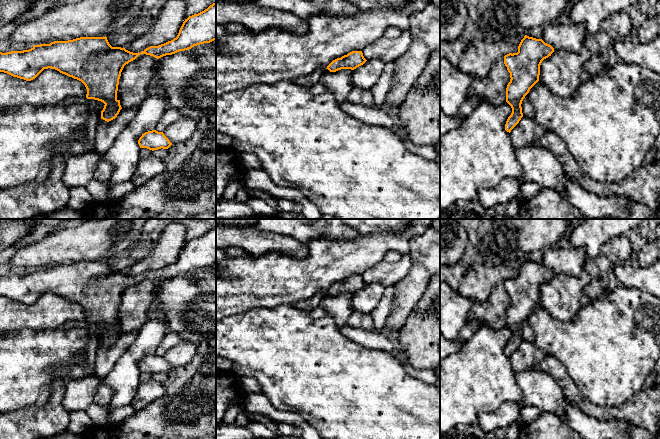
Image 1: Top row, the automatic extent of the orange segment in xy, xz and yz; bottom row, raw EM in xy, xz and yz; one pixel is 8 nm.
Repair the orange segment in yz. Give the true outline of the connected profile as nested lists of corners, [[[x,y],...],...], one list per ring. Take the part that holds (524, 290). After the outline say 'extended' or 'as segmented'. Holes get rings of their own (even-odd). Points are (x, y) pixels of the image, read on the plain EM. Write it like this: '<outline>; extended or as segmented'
[[[525,259],[518,270],[518,276],[504,280],[504,288],[511,302],[506,312],[506,326],[512,332],[505,348],[507,356],[510,357],[523,341],[522,325],[539,305],[542,285],[553,276],[554,272],[542,263]]]; as segmented

